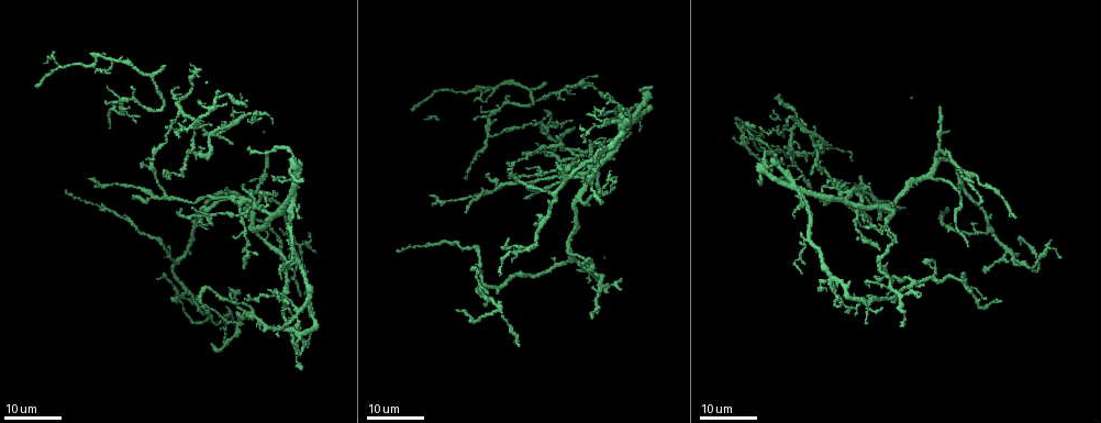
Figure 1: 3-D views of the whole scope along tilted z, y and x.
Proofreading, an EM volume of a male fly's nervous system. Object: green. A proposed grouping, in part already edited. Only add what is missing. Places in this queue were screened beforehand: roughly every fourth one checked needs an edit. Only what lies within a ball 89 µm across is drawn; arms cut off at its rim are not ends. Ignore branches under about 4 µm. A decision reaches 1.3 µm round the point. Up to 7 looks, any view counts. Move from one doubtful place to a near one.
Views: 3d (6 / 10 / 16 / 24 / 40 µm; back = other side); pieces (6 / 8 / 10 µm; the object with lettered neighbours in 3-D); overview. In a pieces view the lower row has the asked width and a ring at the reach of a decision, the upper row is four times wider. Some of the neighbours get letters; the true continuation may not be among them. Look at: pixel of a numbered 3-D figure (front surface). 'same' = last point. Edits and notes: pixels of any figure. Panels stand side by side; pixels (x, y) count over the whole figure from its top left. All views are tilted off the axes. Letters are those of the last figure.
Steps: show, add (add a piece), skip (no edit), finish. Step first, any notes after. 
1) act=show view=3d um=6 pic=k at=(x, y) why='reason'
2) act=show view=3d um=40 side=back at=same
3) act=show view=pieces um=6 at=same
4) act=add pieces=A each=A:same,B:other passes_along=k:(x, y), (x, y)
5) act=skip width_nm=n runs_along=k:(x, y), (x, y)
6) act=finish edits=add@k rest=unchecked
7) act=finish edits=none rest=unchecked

act=show view=3d um=16 pic=1 at=(205, 160)

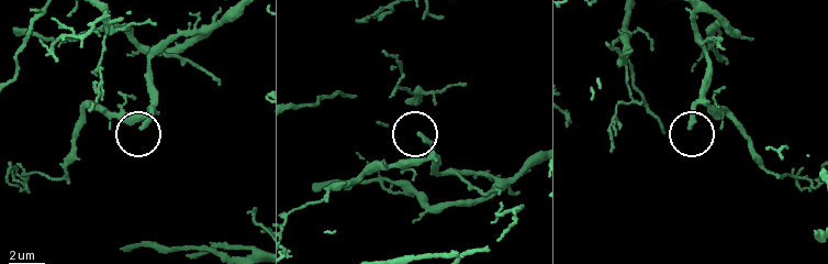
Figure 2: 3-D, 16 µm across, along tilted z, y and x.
act=show view=pieces um=8 pic=2 at=(690, 126)

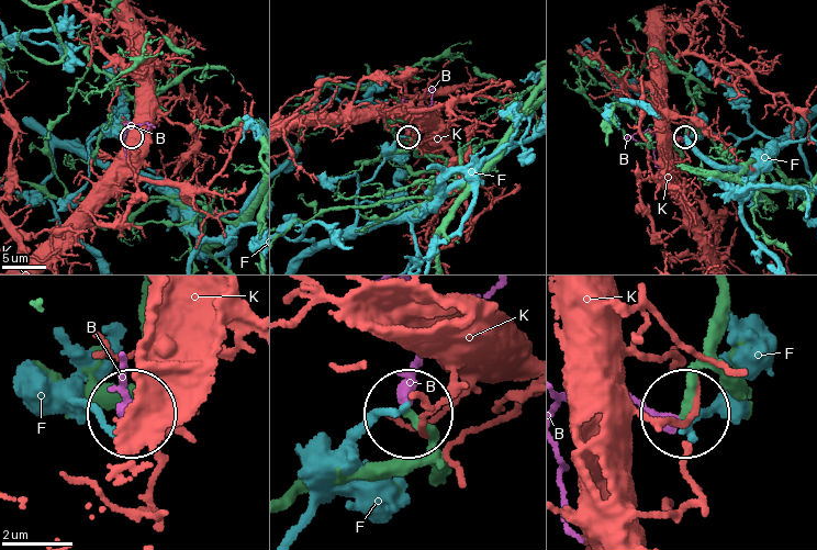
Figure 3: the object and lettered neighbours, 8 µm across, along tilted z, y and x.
act=add pieces=B each=B:same,F:other,K:other found='the neuron continues'

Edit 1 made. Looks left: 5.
act=show view=3d um=24 pic=1 at=(180, 210) why='branch stops here'

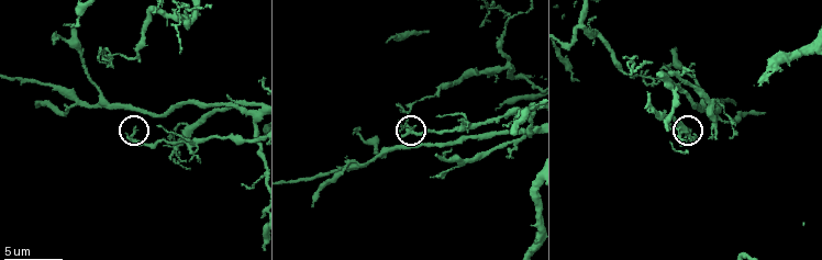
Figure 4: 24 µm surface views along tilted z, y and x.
act=show view=pieces um=8 pic=4 at=(135, 129)

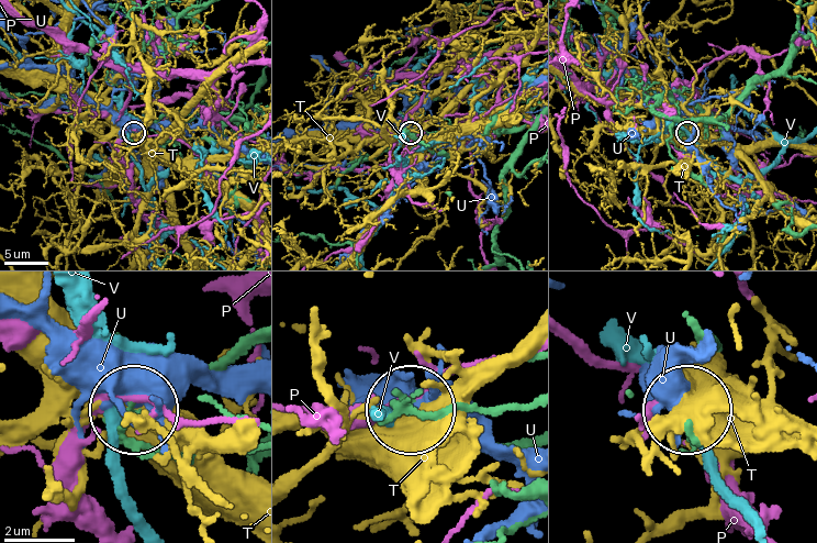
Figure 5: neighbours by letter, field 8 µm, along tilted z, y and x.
act=skip each=P:other,T:other,U:other,V:other found='none of them fits'

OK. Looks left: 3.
act=show view=overview

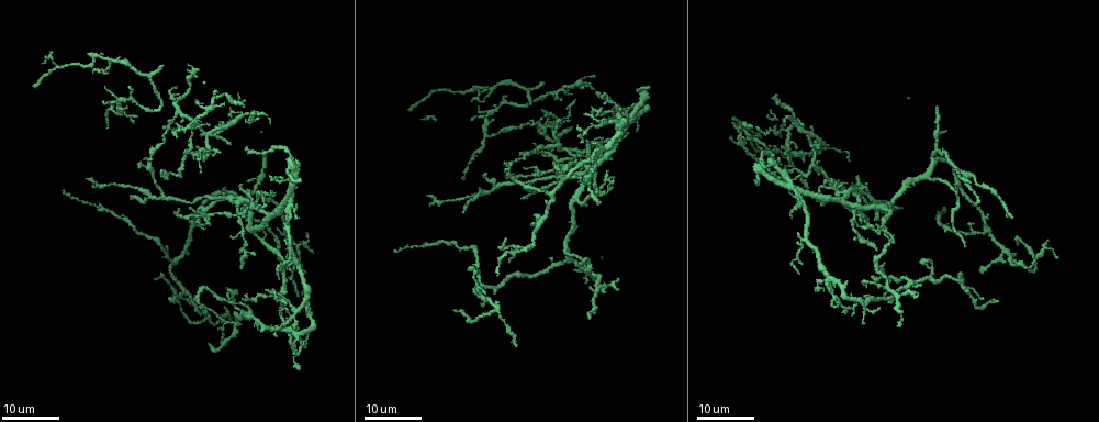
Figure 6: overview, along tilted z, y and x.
act=show view=3d um=16 pic=6 at=(222, 189)

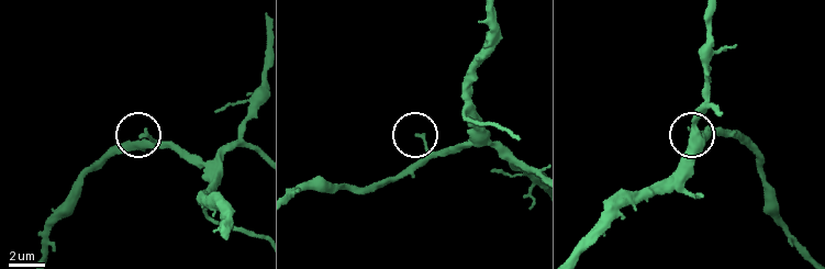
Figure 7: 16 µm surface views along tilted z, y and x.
act=show view=pieces um=8 pic=7 at=(144, 134)

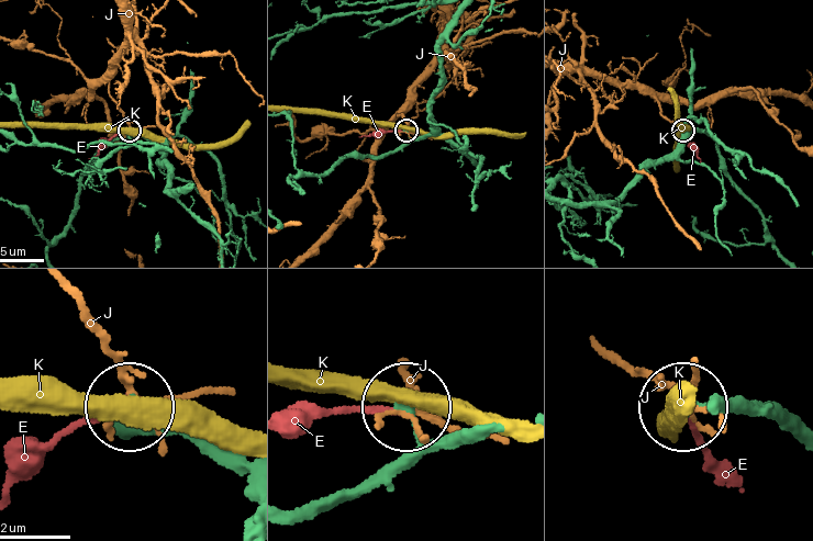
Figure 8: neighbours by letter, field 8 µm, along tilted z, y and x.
act=skip each=E:other,J:other,K:other runs_along=8:(249, 478), (133, 408) found='none of them fits'

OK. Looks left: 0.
act=finish edits=add@3 rest=unchecked

